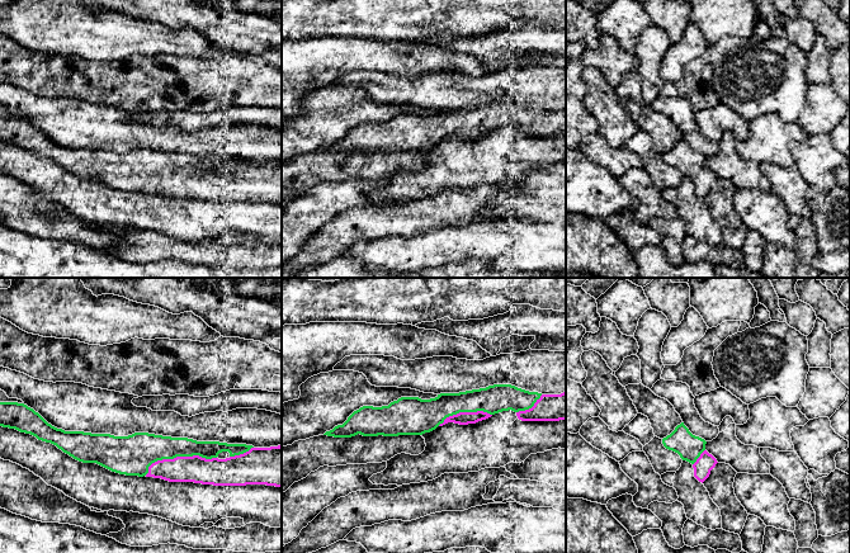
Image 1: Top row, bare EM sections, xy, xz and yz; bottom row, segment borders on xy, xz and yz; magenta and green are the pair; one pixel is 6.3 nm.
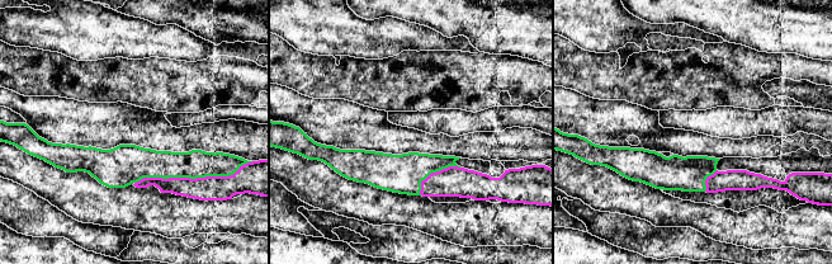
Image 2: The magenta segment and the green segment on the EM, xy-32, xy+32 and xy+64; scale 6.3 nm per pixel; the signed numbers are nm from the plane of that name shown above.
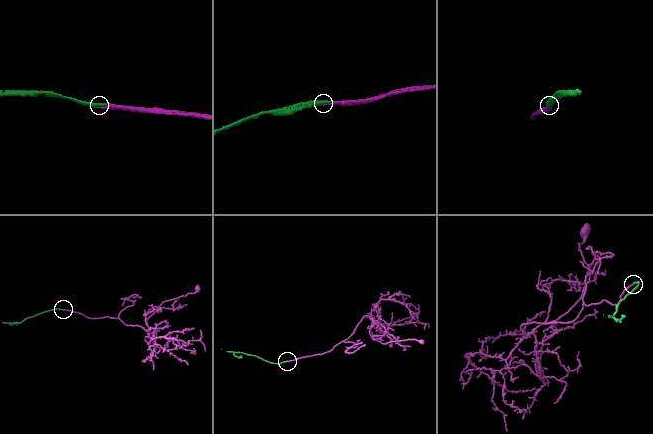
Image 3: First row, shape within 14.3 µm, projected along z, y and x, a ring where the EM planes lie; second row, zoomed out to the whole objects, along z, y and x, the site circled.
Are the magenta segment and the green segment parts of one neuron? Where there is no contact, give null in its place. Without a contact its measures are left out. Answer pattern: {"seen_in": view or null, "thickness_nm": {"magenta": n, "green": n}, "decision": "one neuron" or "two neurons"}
{"seen_in": "xy", "thickness_nm": {"magenta": 170, "green": 220}, "decision": "one neuron"}

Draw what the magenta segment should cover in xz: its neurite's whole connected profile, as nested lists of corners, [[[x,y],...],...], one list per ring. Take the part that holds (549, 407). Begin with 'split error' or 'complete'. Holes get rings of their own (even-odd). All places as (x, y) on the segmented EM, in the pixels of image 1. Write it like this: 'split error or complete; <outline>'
split error; [[[494,384],[435,398],[401,397],[388,406],[363,406],[343,425],[324,435],[334,438],[422,435],[448,422],[476,424],[502,411],[514,411],[521,421],[566,420],[566,392],[542,394],[511,384]]]

